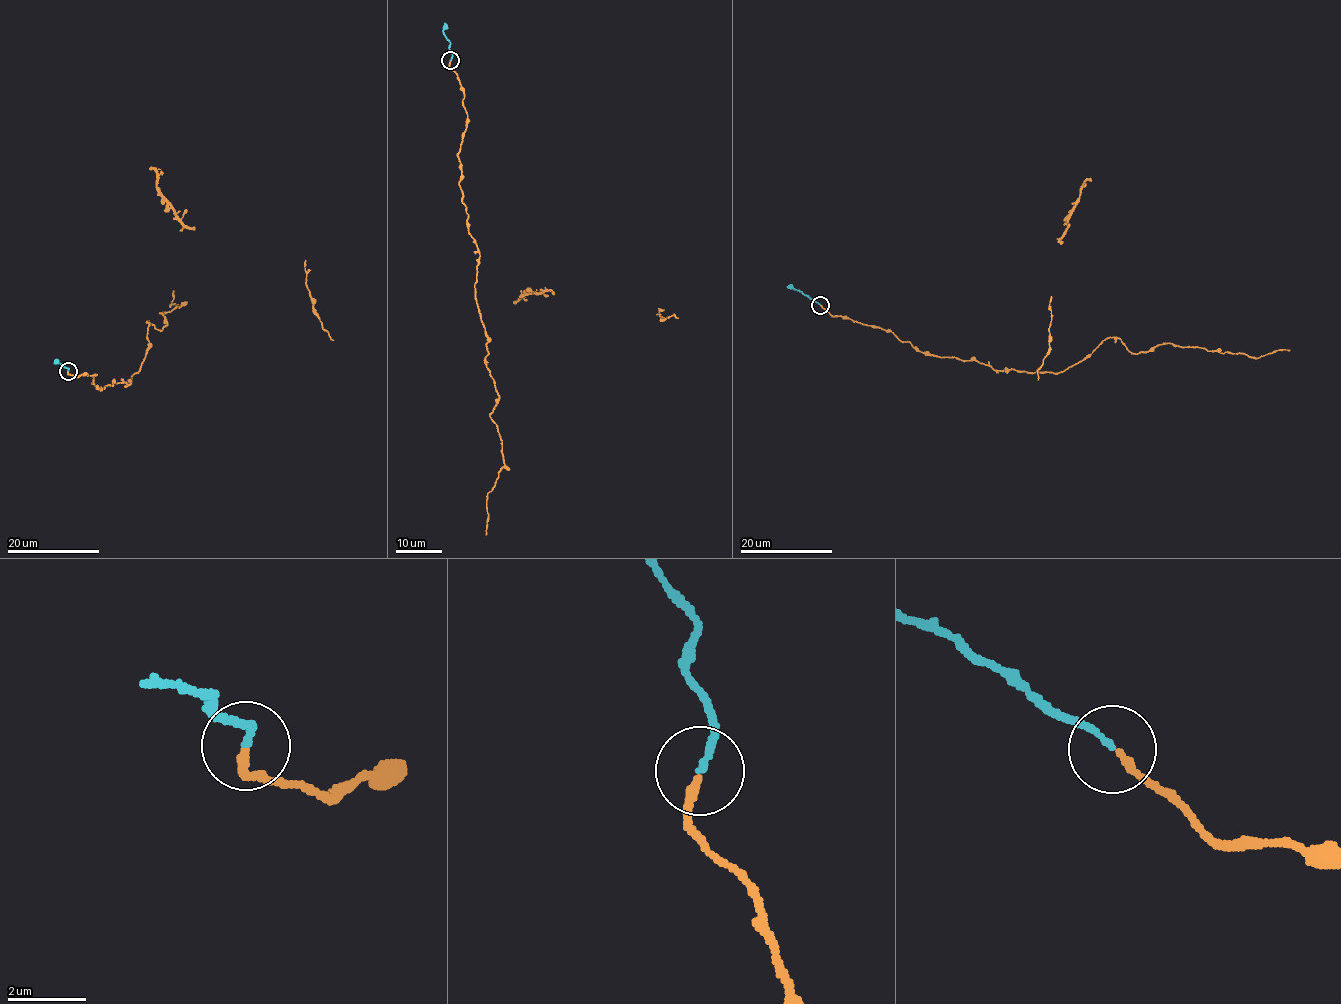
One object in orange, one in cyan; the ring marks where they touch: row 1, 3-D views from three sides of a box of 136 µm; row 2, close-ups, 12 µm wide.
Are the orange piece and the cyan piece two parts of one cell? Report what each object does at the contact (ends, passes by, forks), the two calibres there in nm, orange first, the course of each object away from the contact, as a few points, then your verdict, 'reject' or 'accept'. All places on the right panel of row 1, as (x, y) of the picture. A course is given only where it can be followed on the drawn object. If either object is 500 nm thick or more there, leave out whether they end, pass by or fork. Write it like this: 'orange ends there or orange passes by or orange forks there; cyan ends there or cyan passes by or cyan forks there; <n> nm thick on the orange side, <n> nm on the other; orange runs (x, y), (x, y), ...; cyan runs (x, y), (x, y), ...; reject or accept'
orange ends there; cyan ends there; 200 nm thick on the orange side, 170 nm on the other; orange runs (820, 305), (920, 351), (999, 370), (1059, 373), (1109, 337), (1134, 353), (1170, 343), (1259, 358), (1289, 349); cyan runs (819, 305), (786, 286); accept

